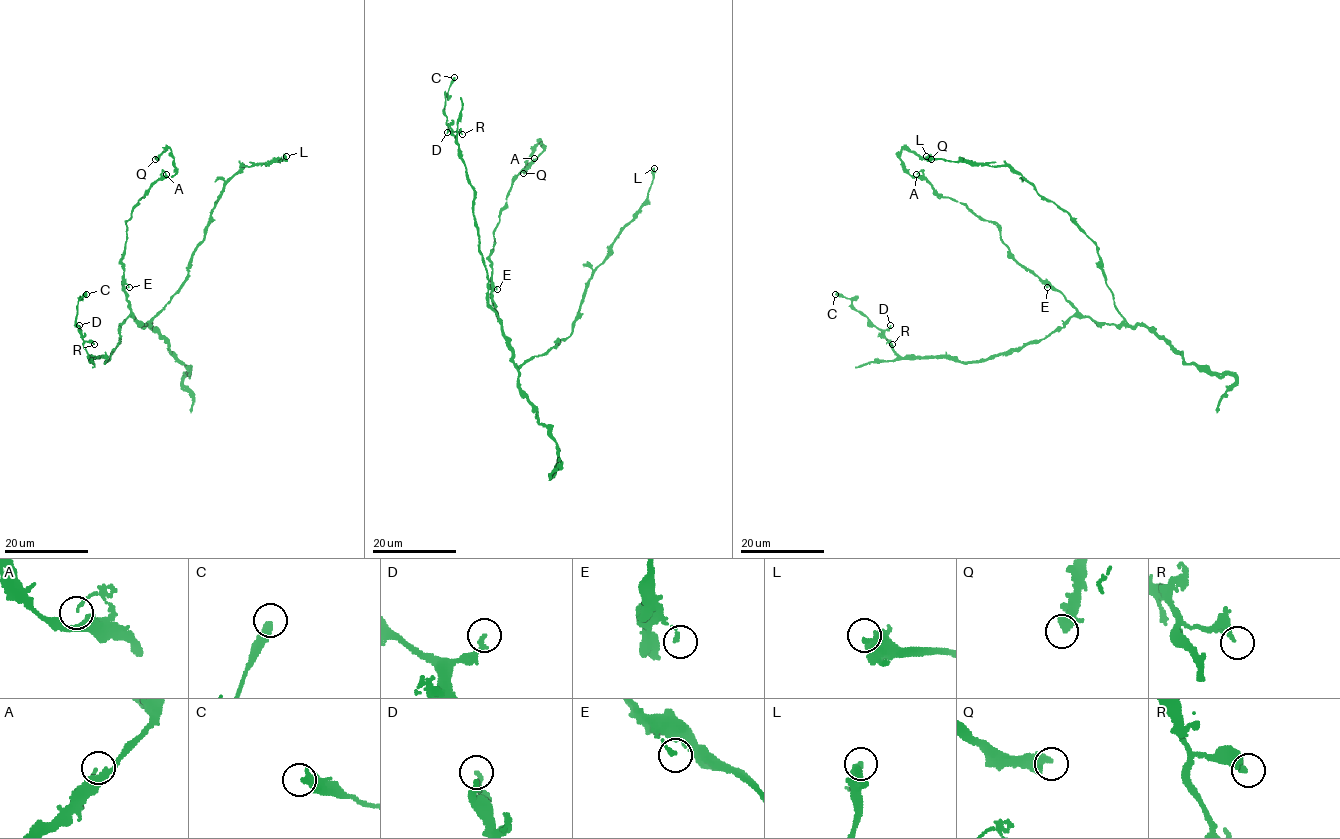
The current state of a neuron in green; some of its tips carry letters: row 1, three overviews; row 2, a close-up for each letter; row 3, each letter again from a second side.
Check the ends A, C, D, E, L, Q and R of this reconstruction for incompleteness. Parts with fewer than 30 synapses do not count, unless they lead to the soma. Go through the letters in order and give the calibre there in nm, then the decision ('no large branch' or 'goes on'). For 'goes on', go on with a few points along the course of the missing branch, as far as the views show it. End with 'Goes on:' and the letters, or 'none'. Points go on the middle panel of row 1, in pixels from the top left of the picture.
A: 90 nm thick; no large branch
C: 360 nm thick; no large branch
D: 180 nm thick; no large branch
E: 160 nm thick; no large branch
L: 400 nm thick; no large branch
Q: 480 nm thick; no large branch
R: 240 nm thick; no large branch
Goes on: none

